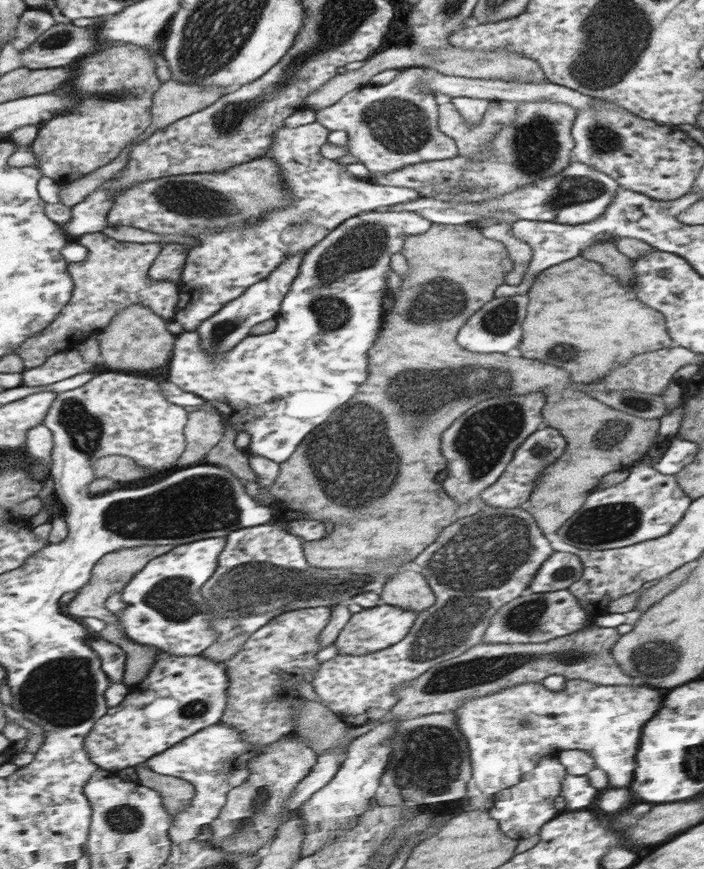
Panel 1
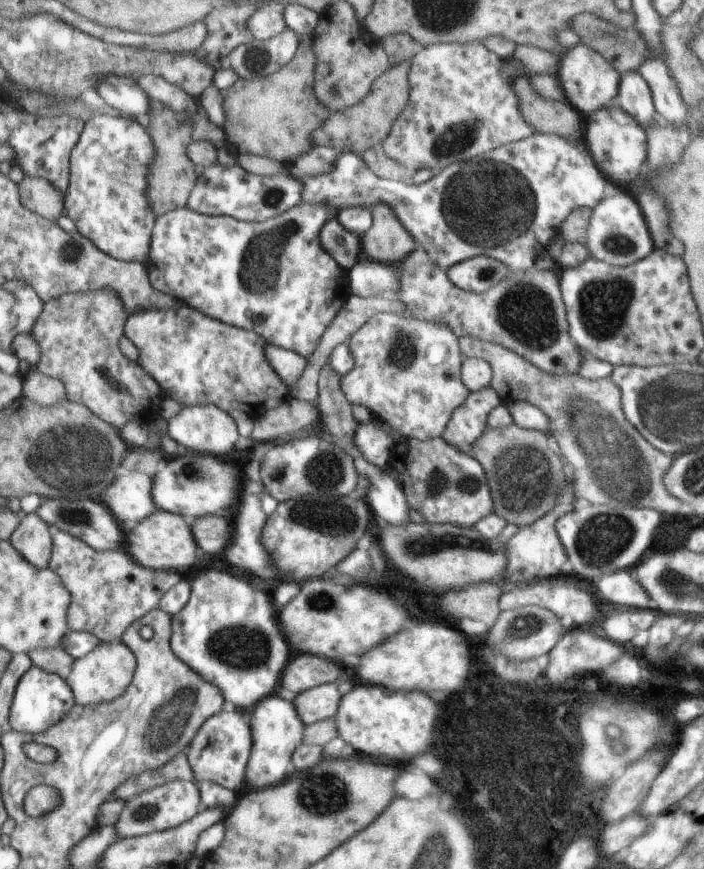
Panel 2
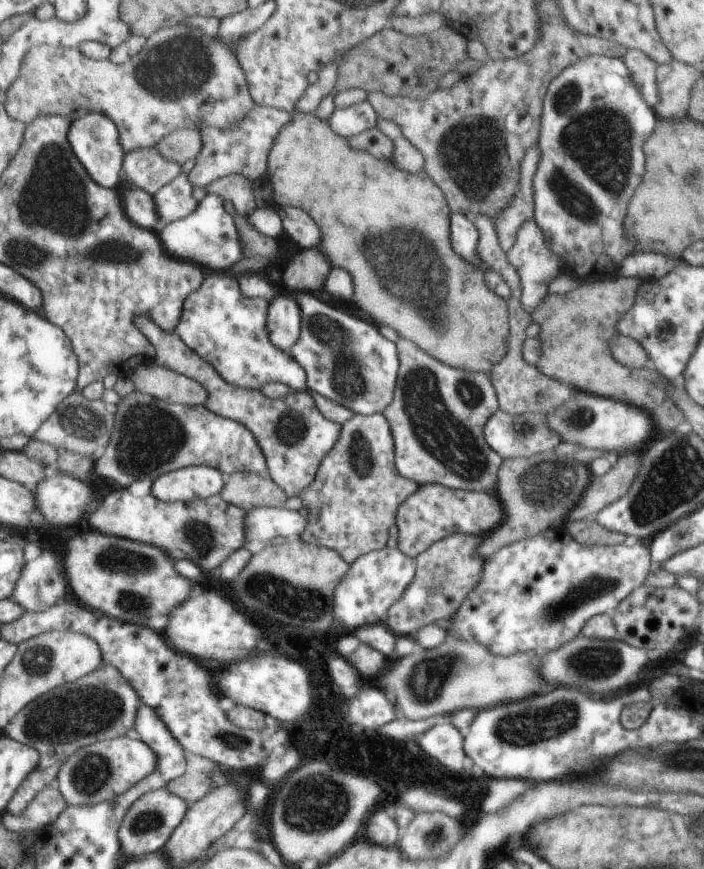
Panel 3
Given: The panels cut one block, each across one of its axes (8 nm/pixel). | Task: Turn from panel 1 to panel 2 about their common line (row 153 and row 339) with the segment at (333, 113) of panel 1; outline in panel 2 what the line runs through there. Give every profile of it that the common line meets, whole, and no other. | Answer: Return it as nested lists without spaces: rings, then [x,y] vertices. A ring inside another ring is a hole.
[[[399,313],[372,315],[350,335],[348,345],[353,366],[345,378],[340,378],[341,388],[349,404],[365,406],[373,416],[385,422],[405,440],[441,437],[456,408],[469,396],[469,390],[460,381],[463,357],[460,355],[459,339],[453,334],[452,329],[439,322],[409,318]]]

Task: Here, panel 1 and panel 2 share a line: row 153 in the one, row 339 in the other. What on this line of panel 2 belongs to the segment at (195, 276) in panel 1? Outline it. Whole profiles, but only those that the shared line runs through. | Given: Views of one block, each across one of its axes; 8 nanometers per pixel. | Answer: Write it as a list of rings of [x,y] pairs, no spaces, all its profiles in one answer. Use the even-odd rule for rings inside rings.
[[[540,134],[539,138],[533,135],[527,136],[523,140],[497,147],[484,155],[475,156],[460,163],[451,163],[423,183],[414,181],[411,184],[408,182],[405,184],[401,181],[379,178],[365,165],[361,157],[357,156],[357,153],[343,152],[343,154],[339,153],[339,158],[335,162],[335,170],[331,170],[327,174],[321,174],[321,176],[301,176],[301,178],[297,178],[303,184],[302,201],[297,206],[291,208],[291,210],[263,222],[241,221],[223,215],[204,215],[188,207],[180,208],[158,217],[156,227],[153,228],[151,252],[149,252],[149,260],[147,262],[148,273],[152,285],[157,290],[172,293],[177,299],[181,298],[186,303],[186,306],[191,306],[192,309],[197,308],[199,312],[205,312],[207,316],[216,317],[217,320],[225,321],[227,324],[257,332],[259,336],[264,336],[265,340],[268,340],[271,344],[289,348],[289,350],[293,350],[293,352],[297,352],[297,354],[301,354],[301,356],[308,359],[315,355],[317,348],[321,346],[327,326],[333,322],[333,318],[337,316],[340,307],[345,304],[345,299],[350,289],[348,270],[340,266],[336,257],[331,256],[327,250],[324,250],[323,244],[321,244],[321,230],[323,230],[330,217],[333,217],[340,211],[344,211],[345,208],[365,208],[367,212],[373,212],[373,208],[385,204],[385,206],[389,206],[393,210],[393,216],[397,216],[395,220],[401,222],[401,226],[411,234],[414,242],[421,244],[430,262],[437,268],[446,271],[451,267],[455,267],[462,260],[467,260],[477,255],[489,255],[493,260],[501,262],[507,268],[507,272],[510,275],[515,274],[515,272],[527,272],[529,270],[529,266],[533,264],[533,258],[539,254],[539,248],[545,248],[545,244],[549,242],[549,238],[555,234],[555,228],[557,228],[559,222],[564,222],[568,218],[568,215],[571,215],[578,207],[592,209],[601,202],[601,199],[604,198],[603,188],[605,188],[605,179],[606,177],[597,169],[597,166],[593,166],[591,158],[589,158],[589,154],[585,150],[579,150],[575,144],[571,144],[565,138],[555,136],[555,134]]]

